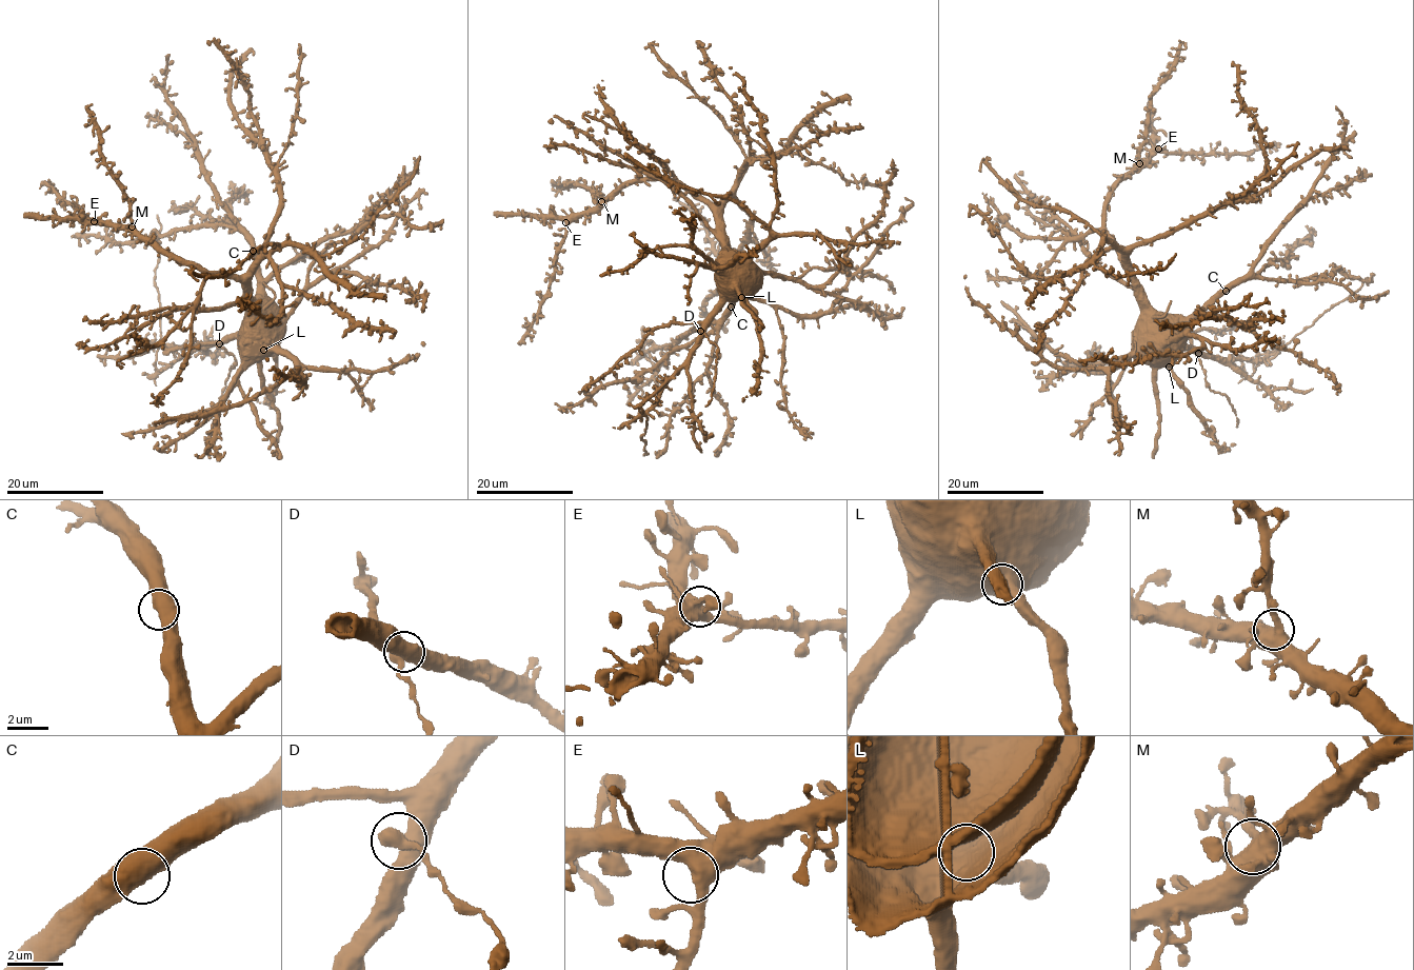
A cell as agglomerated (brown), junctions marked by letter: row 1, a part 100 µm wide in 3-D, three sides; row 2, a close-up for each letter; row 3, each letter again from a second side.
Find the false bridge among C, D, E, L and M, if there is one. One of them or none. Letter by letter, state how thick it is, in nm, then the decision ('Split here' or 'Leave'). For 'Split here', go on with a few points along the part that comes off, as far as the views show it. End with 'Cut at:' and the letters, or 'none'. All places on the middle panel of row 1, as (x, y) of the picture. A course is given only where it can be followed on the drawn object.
C: Thickness 550 nm. Leave
D: Thickness 550 nm. Leave
E: Thickness 600 nm. Leave
L: Thickness 600 nm. Leave
M: Thickness 550 nm. Leave
Cut at: none

